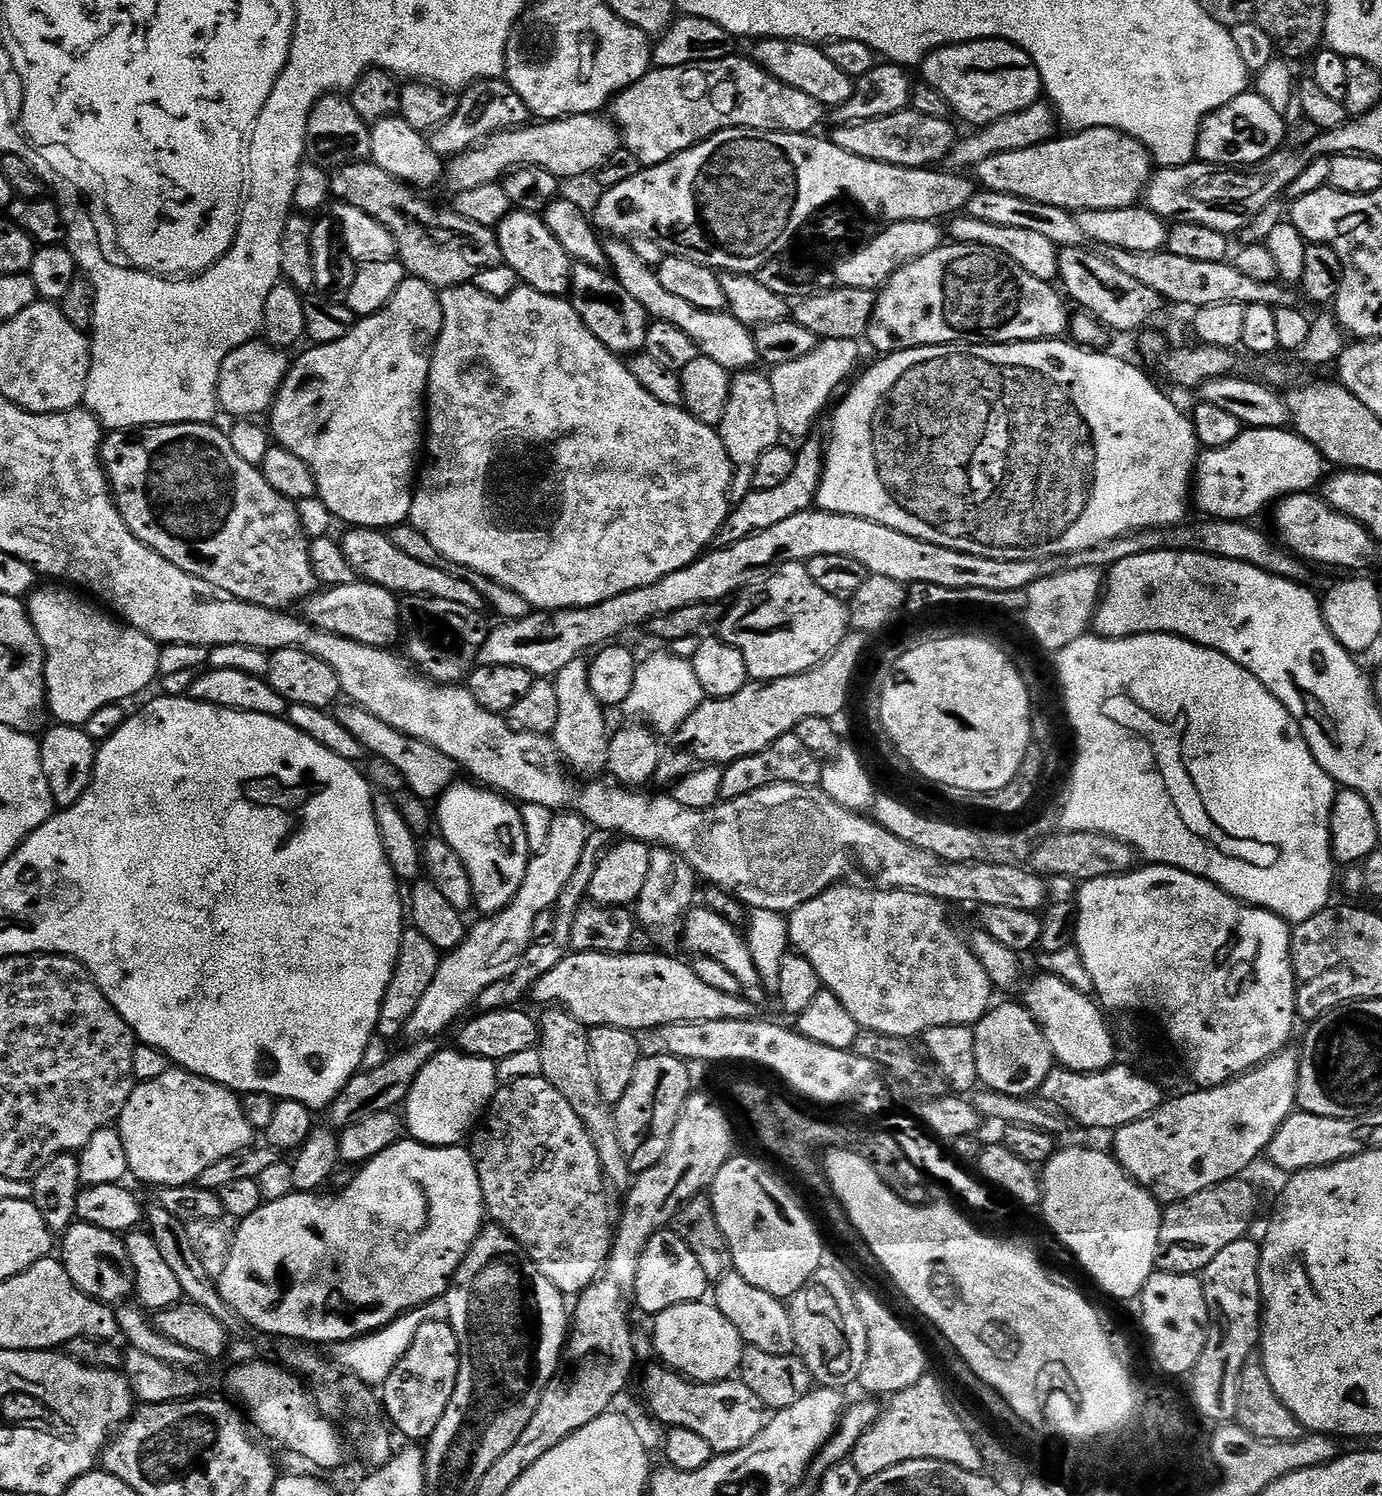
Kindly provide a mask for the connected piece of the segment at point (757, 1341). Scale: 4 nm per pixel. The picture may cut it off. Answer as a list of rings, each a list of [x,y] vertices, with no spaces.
[[[735,1270],[727,1272],[714,1284],[714,1303],[716,1309],[726,1314],[730,1326],[738,1330],[738,1334],[749,1348],[766,1350],[766,1354],[782,1354],[791,1356],[796,1352],[794,1342],[794,1326],[789,1305],[774,1294],[766,1294],[766,1290],[758,1290],[758,1286],[750,1286],[742,1274]]]

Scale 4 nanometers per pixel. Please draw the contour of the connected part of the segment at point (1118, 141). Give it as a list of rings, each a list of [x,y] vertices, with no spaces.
[[[1085,128],[1064,135],[1068,136],[1061,135],[1026,150],[1010,150],[1006,154],[994,154],[986,158],[986,162],[976,165],[974,169],[975,183],[990,192],[1018,194],[1018,198],[1030,198],[1030,202],[1046,202],[1046,206],[1066,208],[1073,214],[1130,208],[1139,201],[1136,200],[1139,196],[1141,199],[1145,195],[1148,181],[1154,175],[1154,161],[1139,140],[1113,128]]]

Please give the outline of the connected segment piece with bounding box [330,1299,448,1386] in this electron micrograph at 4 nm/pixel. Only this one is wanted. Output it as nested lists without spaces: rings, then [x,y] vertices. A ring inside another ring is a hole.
[[[443,1299],[433,1300],[431,1304],[426,1304],[423,1308],[412,1308],[409,1312],[401,1312],[397,1320],[376,1332],[370,1332],[366,1336],[359,1336],[341,1344],[331,1345],[330,1352],[333,1356],[331,1359],[349,1377],[361,1380],[369,1386],[382,1386],[386,1382],[386,1378],[390,1378],[390,1370],[394,1370],[394,1366],[398,1366],[398,1362],[402,1362],[406,1350],[410,1350],[410,1342],[414,1342],[414,1334],[418,1334],[418,1330],[422,1330],[422,1326],[426,1326],[428,1322],[447,1319],[447,1303]]]

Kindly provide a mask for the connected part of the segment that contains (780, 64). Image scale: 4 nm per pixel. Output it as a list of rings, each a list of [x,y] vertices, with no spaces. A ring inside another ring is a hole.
[[[770,38],[756,40],[754,59],[760,67],[766,69],[778,82],[786,82],[794,90],[802,90],[802,94],[810,94],[810,98],[818,98],[829,109],[834,110],[846,102],[850,102],[854,91],[854,78],[846,74],[846,70],[838,70],[830,58],[826,58],[823,47],[809,44],[806,40],[783,40]]]

